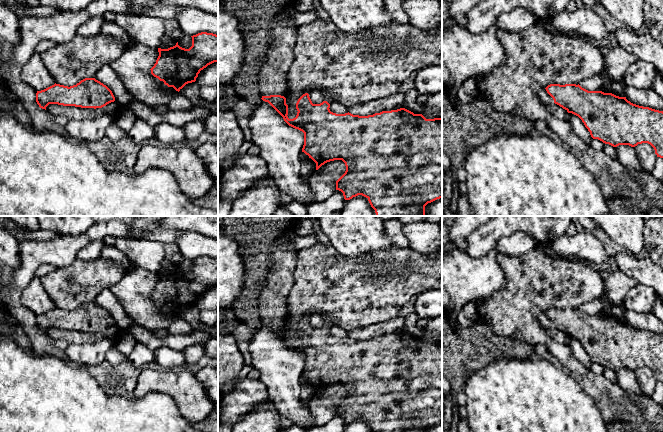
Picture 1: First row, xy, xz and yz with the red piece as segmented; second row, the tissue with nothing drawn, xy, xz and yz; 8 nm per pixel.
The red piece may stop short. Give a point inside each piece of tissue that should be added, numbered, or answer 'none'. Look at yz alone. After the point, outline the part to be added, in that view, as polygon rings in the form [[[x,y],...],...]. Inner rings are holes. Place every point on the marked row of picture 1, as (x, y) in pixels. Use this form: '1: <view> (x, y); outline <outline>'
1: yz (543, 96); outline [[[545,88],[538,91],[537,97],[544,106],[554,104],[553,98],[547,93]]]

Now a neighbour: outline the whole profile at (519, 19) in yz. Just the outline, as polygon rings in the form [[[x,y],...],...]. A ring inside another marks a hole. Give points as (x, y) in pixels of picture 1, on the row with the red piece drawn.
[[[516,8],[511,12],[505,12],[499,15],[495,25],[498,29],[522,32],[535,25],[537,21],[538,18],[529,10]]]

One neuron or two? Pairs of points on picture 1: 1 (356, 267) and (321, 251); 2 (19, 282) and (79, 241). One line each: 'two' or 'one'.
1: one
2: one

